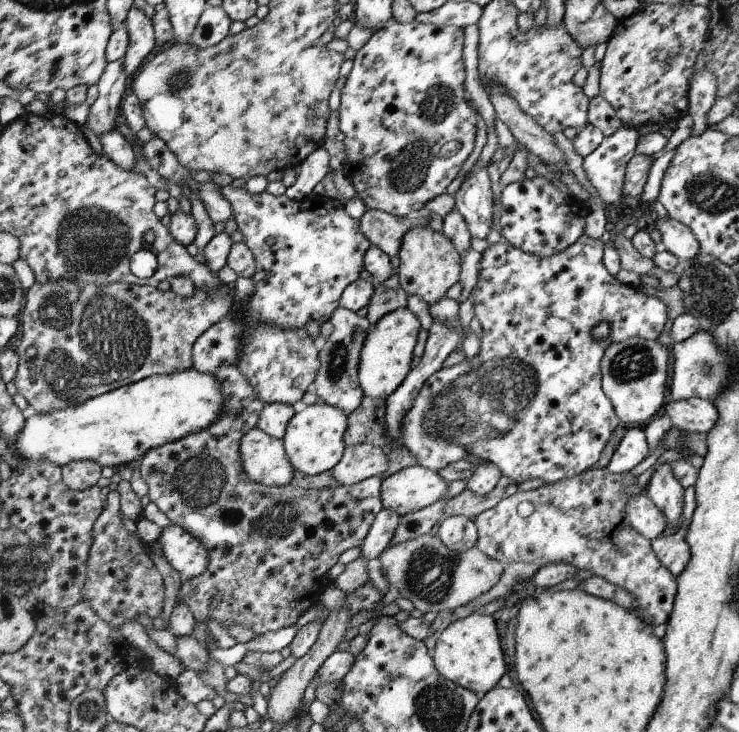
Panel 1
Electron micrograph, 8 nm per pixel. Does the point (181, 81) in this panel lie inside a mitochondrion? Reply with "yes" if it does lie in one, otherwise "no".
yes

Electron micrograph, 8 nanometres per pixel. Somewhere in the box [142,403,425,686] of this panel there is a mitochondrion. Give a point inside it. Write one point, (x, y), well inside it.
(197, 483)

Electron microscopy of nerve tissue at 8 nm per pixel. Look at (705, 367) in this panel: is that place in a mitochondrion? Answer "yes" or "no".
yes

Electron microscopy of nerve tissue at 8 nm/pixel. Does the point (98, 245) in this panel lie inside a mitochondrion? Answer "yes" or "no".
yes

